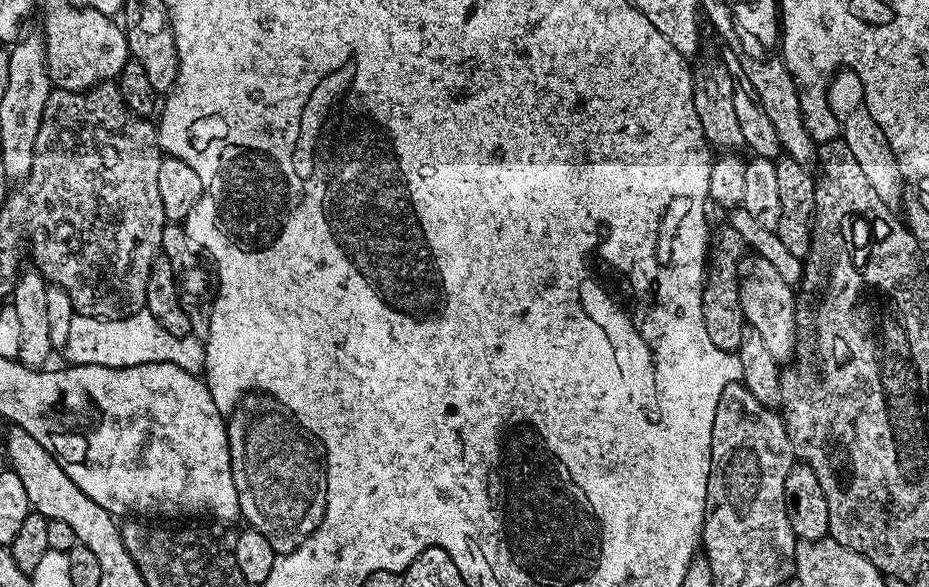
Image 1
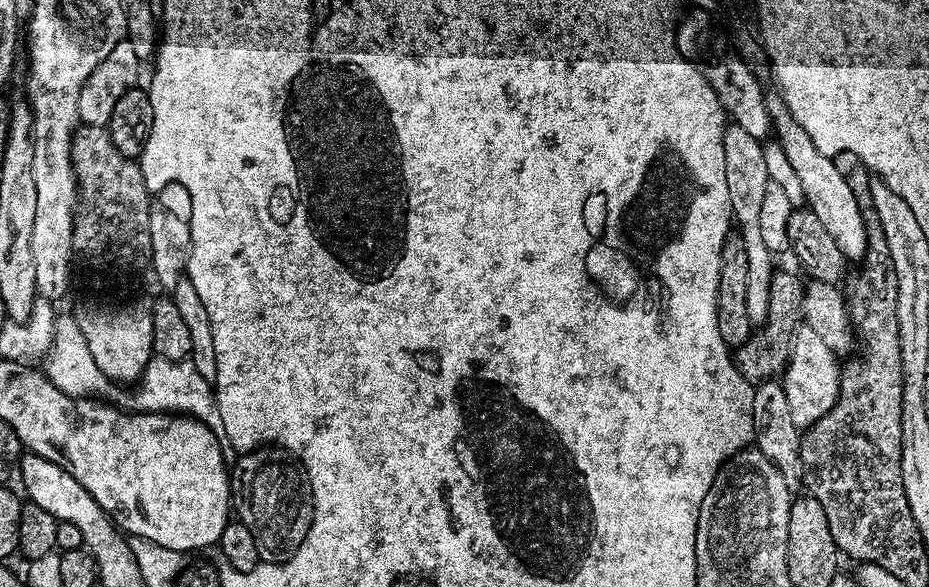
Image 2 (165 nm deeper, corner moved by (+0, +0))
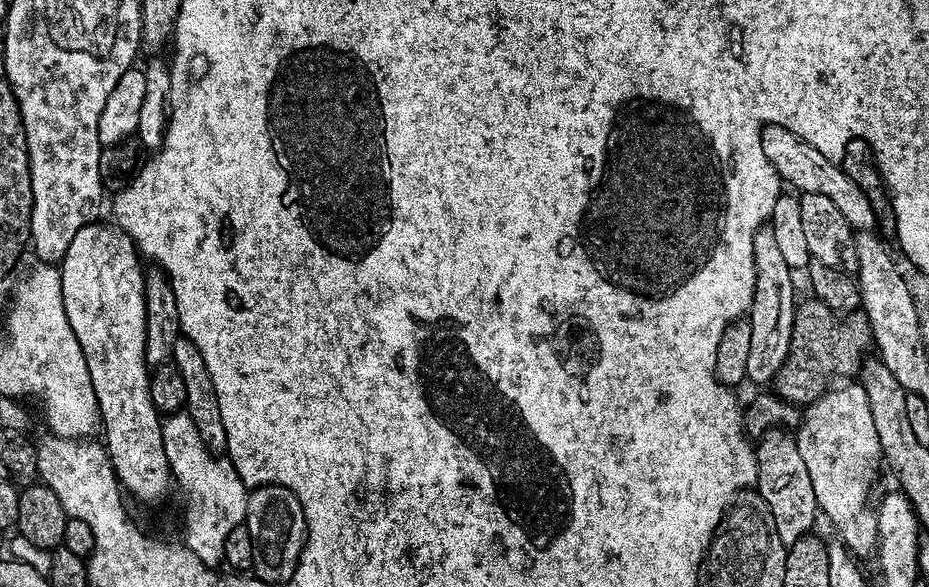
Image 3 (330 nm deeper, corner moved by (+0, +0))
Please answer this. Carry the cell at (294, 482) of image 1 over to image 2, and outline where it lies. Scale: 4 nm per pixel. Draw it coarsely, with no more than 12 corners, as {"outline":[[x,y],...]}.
{"outline":[[276,446],[230,468],[235,515],[263,563],[312,525],[312,487]]}

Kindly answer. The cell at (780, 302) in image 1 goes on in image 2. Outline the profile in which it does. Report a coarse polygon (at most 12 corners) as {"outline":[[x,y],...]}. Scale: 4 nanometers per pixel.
{"outline":[[810,326],[792,334],[782,383],[794,426],[840,397],[841,363]]}

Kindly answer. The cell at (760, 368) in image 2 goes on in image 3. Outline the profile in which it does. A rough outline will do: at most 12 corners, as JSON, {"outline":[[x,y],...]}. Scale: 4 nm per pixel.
{"outline":[[808,298],[794,314],[775,394],[813,404],[859,373],[863,310],[838,318]]}

